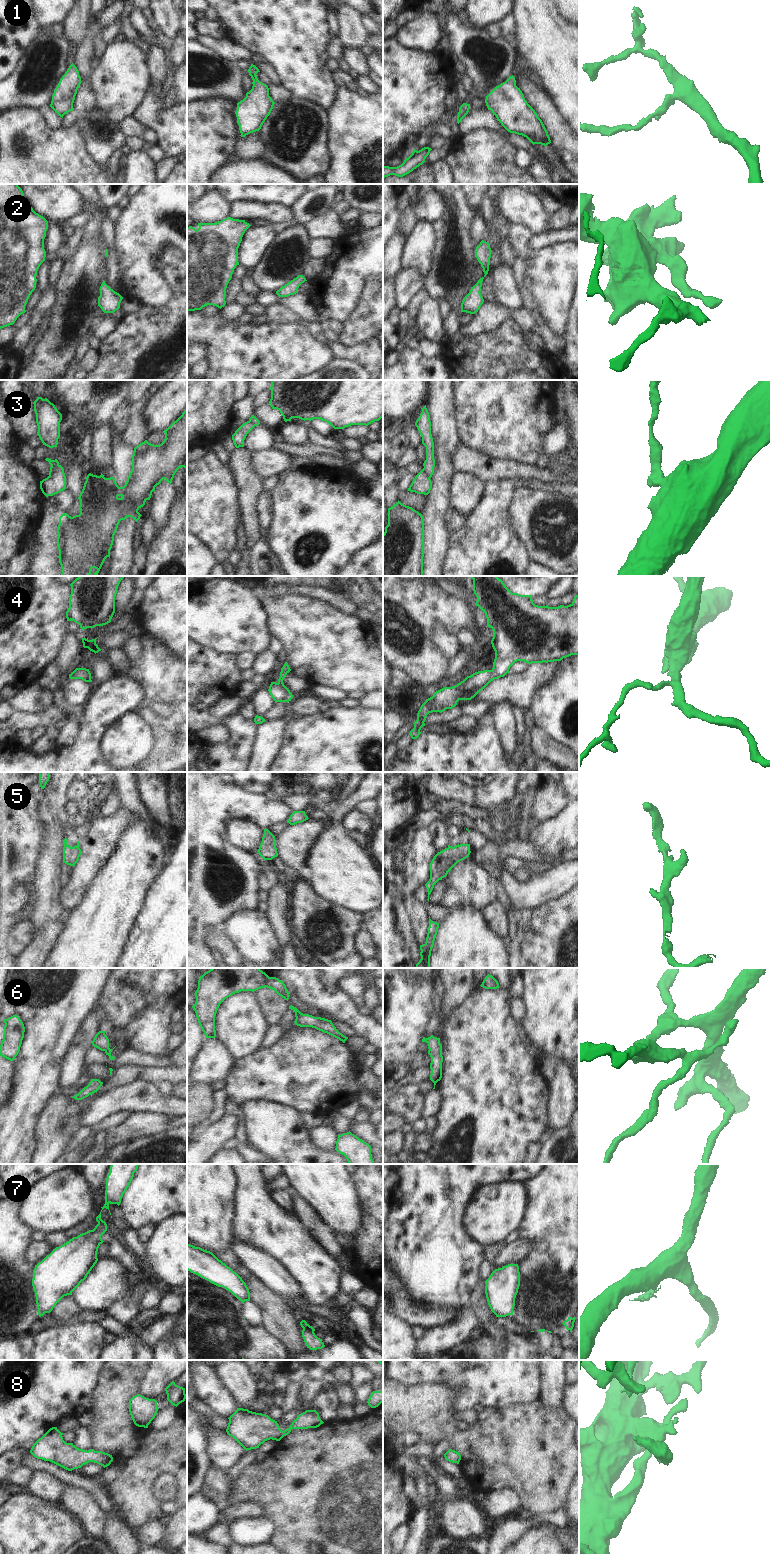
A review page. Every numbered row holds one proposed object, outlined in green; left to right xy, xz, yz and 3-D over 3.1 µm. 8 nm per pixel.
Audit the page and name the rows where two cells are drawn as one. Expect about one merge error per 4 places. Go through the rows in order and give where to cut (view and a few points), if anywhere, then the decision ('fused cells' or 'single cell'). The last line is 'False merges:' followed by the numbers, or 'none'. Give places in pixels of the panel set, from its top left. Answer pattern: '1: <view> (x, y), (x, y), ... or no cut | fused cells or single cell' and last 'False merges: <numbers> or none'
1: no cut | single cell
2: no cut | single cell
3: xy (58, 464), (49, 476) | fused cells
4: no cut | single cell
5: no cut | single cell
6: no cut | single cell
7: xy (38, 1309), (44, 1313) | fused cells
8: no cut | single cell
False merges: 3, 7

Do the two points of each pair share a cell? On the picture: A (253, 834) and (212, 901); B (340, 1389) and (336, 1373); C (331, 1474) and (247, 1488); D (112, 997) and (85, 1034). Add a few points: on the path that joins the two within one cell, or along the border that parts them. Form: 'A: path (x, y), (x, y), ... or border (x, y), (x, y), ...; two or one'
A: border (239, 848), (250, 854); two
B: border (347, 1384), (332, 1383), (330, 1386); two
C: path (310, 1488), (268, 1488); one
D: border (92, 1012), (101, 1030); two

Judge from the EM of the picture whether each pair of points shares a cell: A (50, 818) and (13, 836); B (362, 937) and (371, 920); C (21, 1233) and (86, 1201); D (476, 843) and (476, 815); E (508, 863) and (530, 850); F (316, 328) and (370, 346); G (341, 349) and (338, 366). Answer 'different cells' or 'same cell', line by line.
A: different cells
B: different cells
C: different cells
D: different cells
E: different cells
F: same cell
G: different cells

